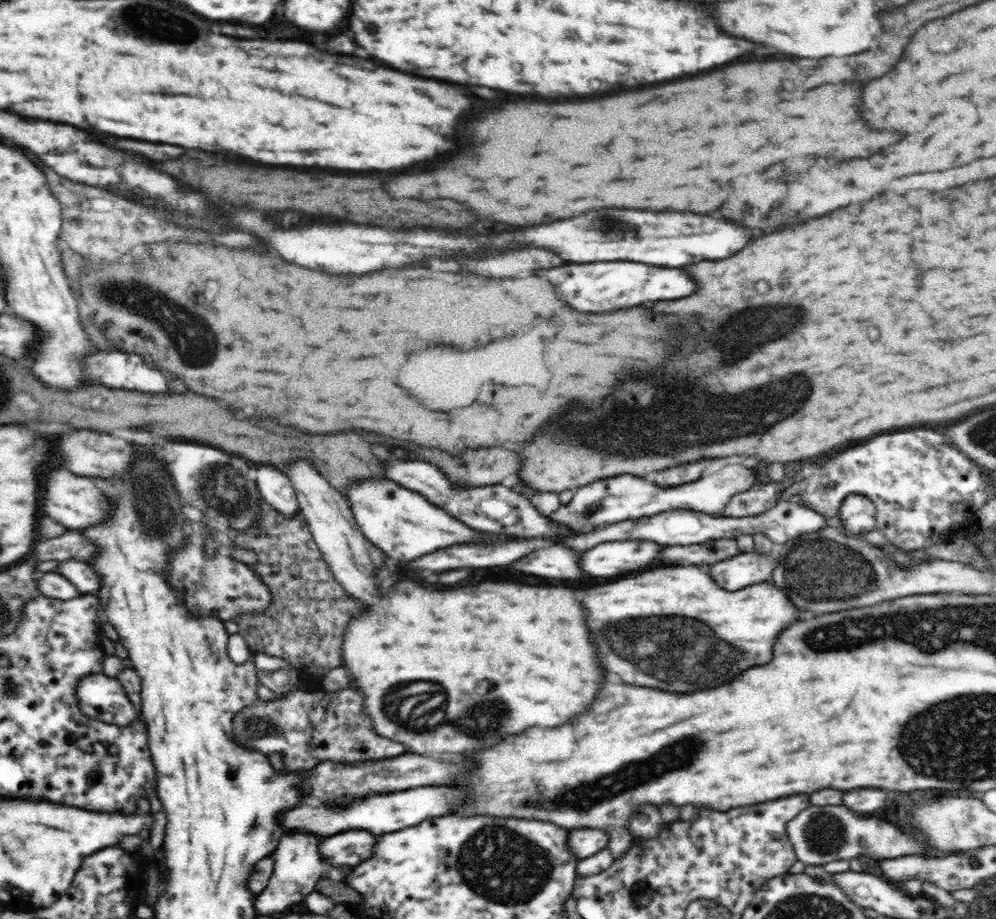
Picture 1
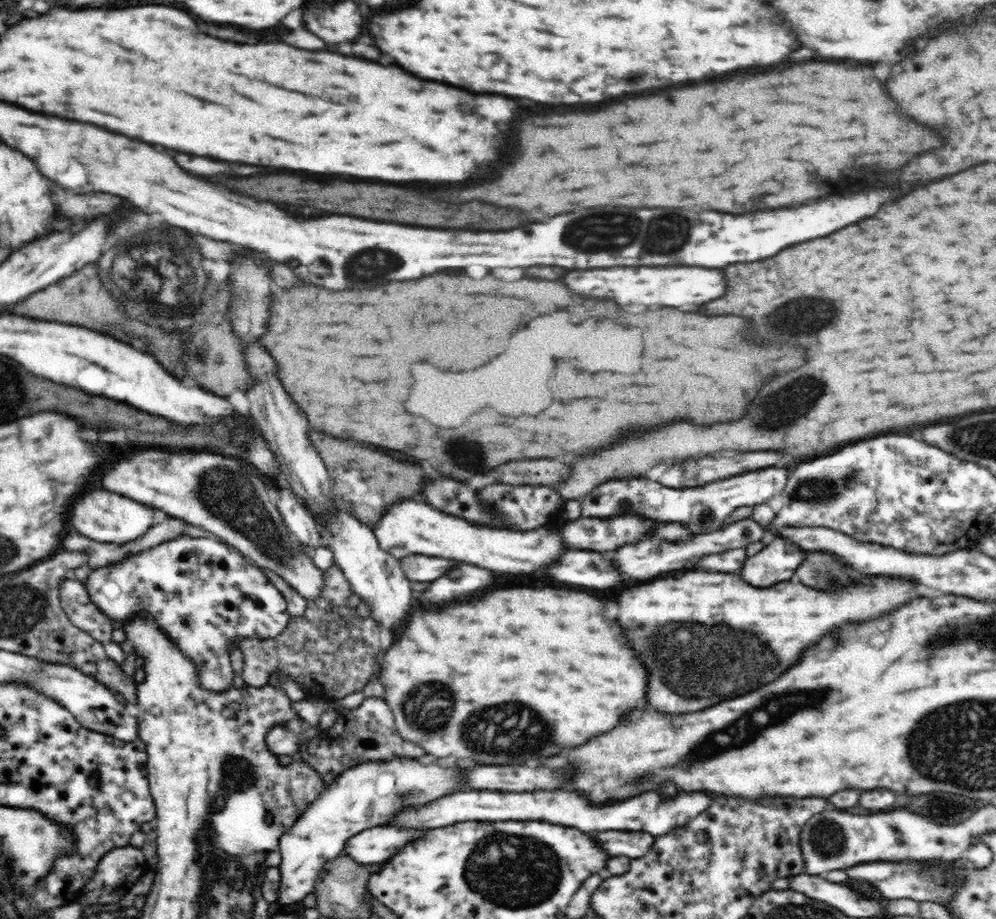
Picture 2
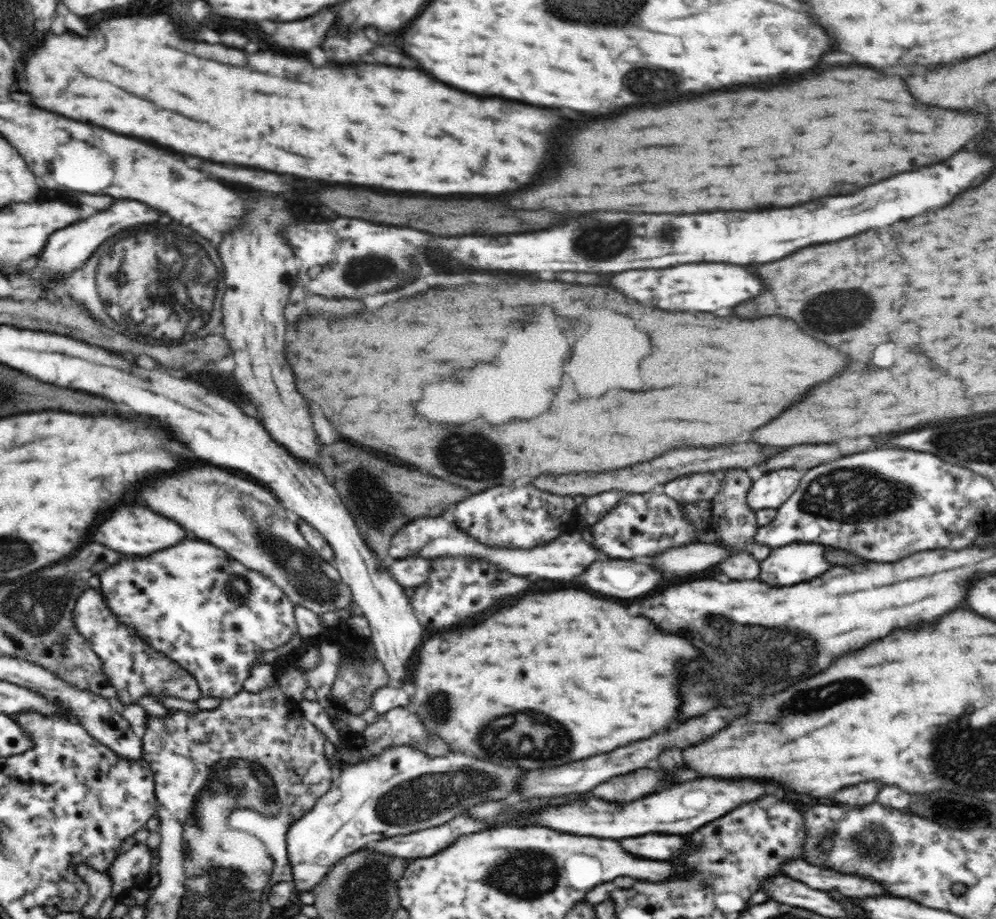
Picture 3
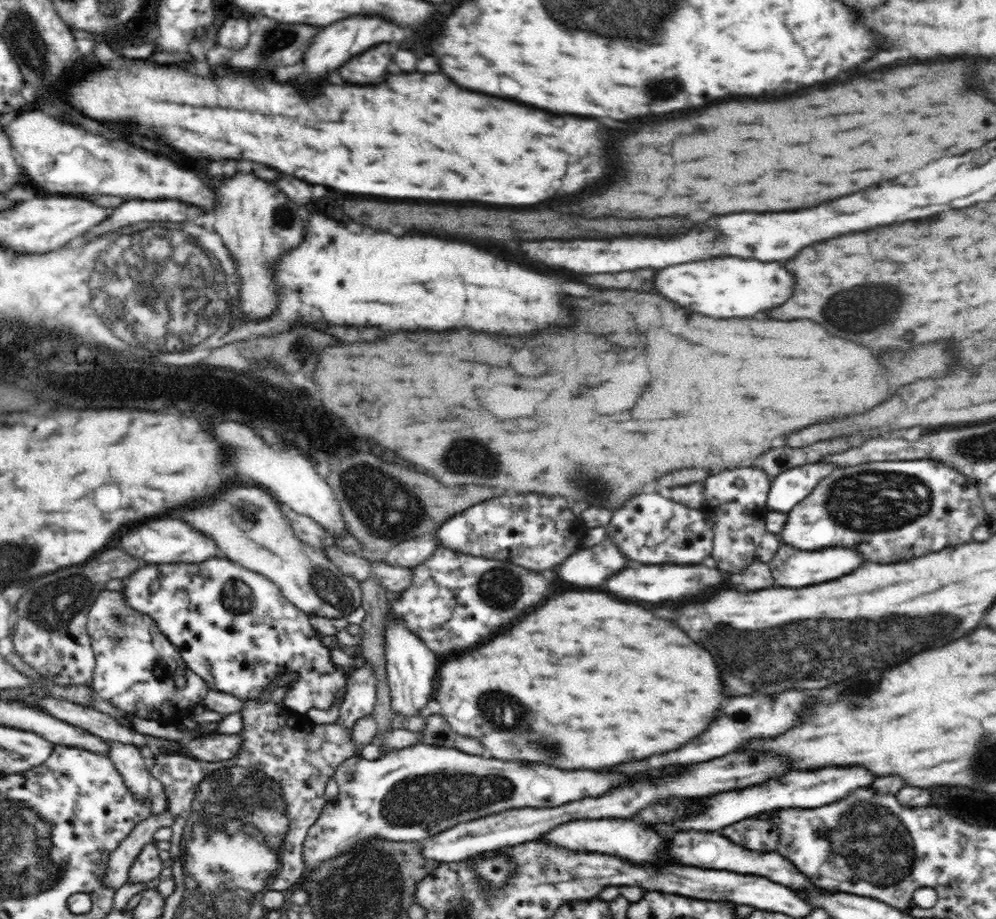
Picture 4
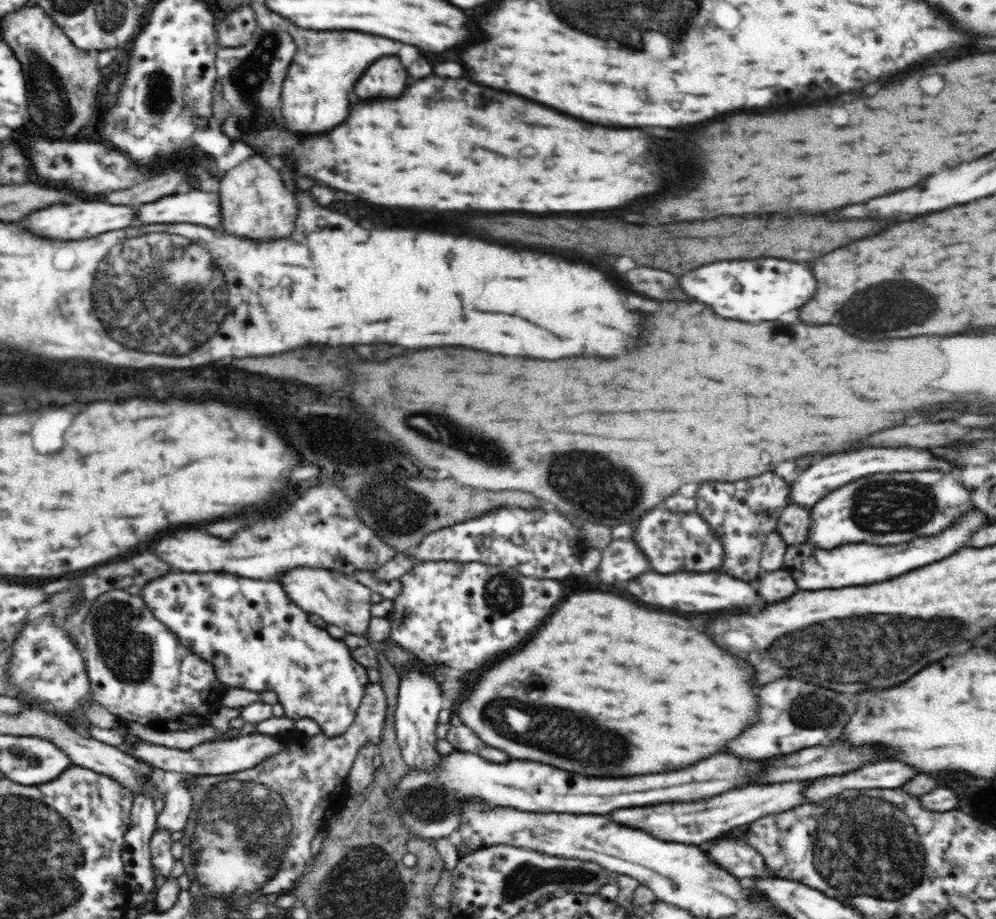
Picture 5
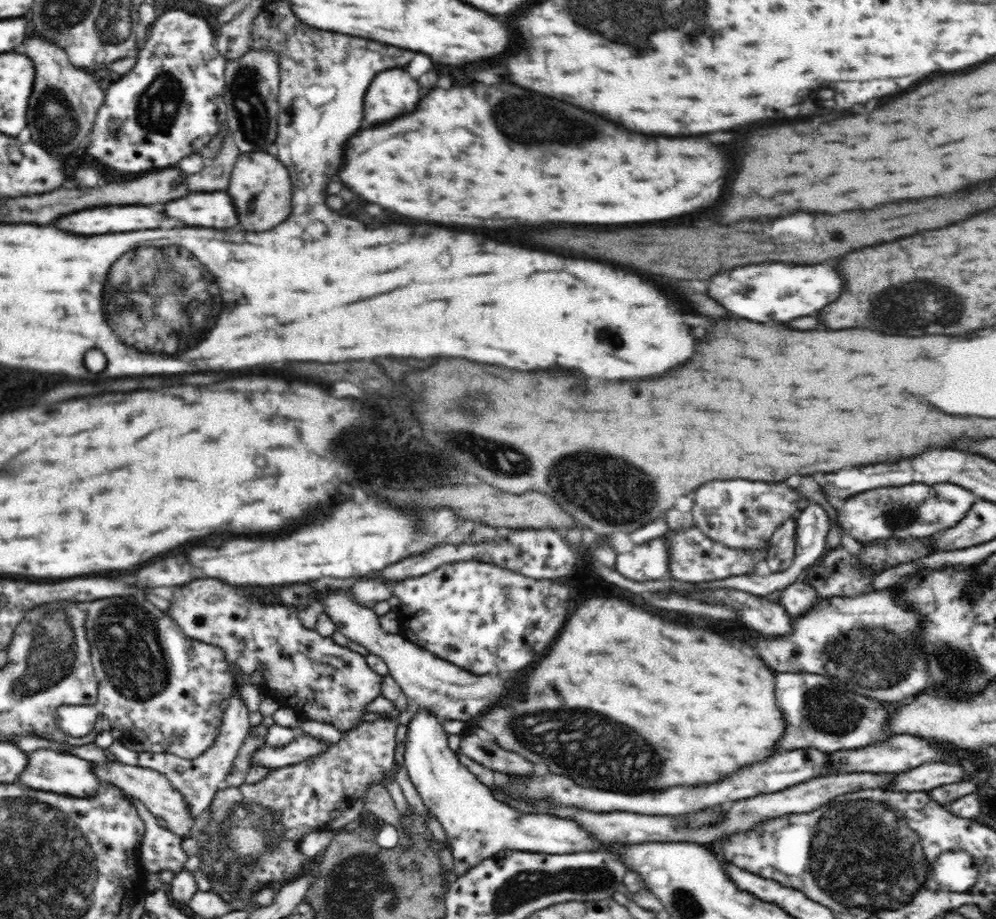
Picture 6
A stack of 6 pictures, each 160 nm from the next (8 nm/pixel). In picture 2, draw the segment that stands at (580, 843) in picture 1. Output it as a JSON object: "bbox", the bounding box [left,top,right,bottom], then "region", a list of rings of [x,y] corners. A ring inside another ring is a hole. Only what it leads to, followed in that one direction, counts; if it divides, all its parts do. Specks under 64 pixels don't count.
{"bbox":[590,831,655,858],"region":[[[606,831],[590,833],[611,857],[642,858],[650,852],[655,836],[648,832]]]}

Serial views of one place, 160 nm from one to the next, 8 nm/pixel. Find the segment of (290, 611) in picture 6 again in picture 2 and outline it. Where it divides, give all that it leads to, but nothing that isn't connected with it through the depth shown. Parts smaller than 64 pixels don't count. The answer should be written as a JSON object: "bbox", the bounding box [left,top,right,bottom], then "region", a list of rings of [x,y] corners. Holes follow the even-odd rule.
{"bbox":[84,535,291,692],"region":[[[180,535],[130,555],[112,566],[91,569],[84,585],[92,603],[110,619],[126,623],[135,617],[150,617],[156,625],[160,625],[168,640],[200,670],[200,688],[210,692],[224,692],[234,683],[235,673],[230,663],[233,644],[240,644],[245,639],[277,638],[291,620],[284,595],[262,569],[226,543],[205,537]]]}

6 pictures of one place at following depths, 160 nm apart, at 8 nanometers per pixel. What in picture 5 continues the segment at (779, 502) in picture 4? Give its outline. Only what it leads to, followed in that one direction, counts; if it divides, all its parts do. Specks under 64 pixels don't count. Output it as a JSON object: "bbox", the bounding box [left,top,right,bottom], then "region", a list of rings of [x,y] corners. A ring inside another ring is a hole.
{"bbox":[788,448,956,507],"region":[[[864,448],[860,452],[848,452],[838,454],[820,460],[818,464],[812,464],[808,470],[804,470],[798,478],[798,482],[788,486],[788,504],[796,504],[802,507],[813,507],[824,496],[828,496],[832,490],[870,476],[878,472],[918,472],[920,470],[941,470],[942,472],[956,473],[954,466],[948,460],[932,456],[928,450],[918,448]]]}

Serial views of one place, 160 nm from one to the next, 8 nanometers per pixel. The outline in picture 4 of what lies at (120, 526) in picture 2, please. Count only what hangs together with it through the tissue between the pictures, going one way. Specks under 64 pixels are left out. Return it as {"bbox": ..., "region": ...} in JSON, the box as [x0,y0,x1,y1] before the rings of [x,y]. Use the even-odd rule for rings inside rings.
{"bbox":[120,518,224,564],"region":[[[154,518],[136,528],[130,528],[120,538],[120,546],[128,554],[141,559],[145,564],[170,564],[170,562],[198,564],[210,558],[224,557],[212,539],[208,536],[200,536],[200,532],[190,528],[186,522],[174,520],[174,518]]]}

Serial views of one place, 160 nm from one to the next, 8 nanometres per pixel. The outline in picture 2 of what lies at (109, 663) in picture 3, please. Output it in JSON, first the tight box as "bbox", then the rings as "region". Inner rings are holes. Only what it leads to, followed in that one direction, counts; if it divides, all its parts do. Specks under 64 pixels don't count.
{"bbox":[60,579,126,664],"region":[[[66,579],[60,588],[61,606],[75,628],[85,631],[94,641],[100,642],[108,658],[118,664],[126,662],[126,652],[112,639],[112,620],[92,603],[86,585],[78,580]]]}

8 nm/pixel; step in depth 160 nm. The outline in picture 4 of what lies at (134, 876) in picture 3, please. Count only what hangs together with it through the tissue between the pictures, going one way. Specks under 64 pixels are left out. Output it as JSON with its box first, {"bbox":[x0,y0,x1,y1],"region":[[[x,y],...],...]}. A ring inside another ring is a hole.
{"bbox":[128,842,165,884],"region":[[[156,842],[143,846],[142,852],[136,856],[128,874],[128,884],[147,883],[160,876],[164,866],[165,855],[158,849]]]}

